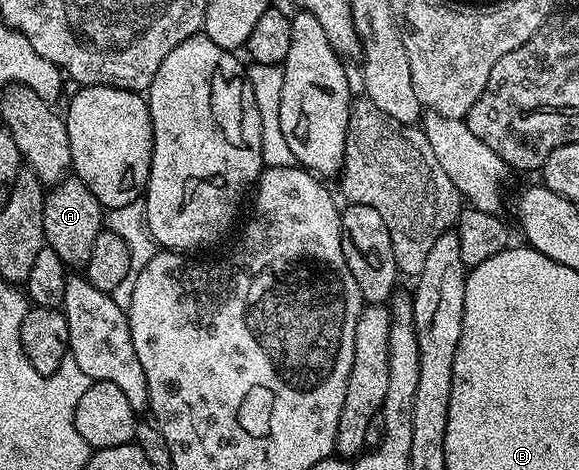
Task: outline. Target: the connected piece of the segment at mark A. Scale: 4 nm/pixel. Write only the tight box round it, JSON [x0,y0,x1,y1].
[44,176,104,268]

